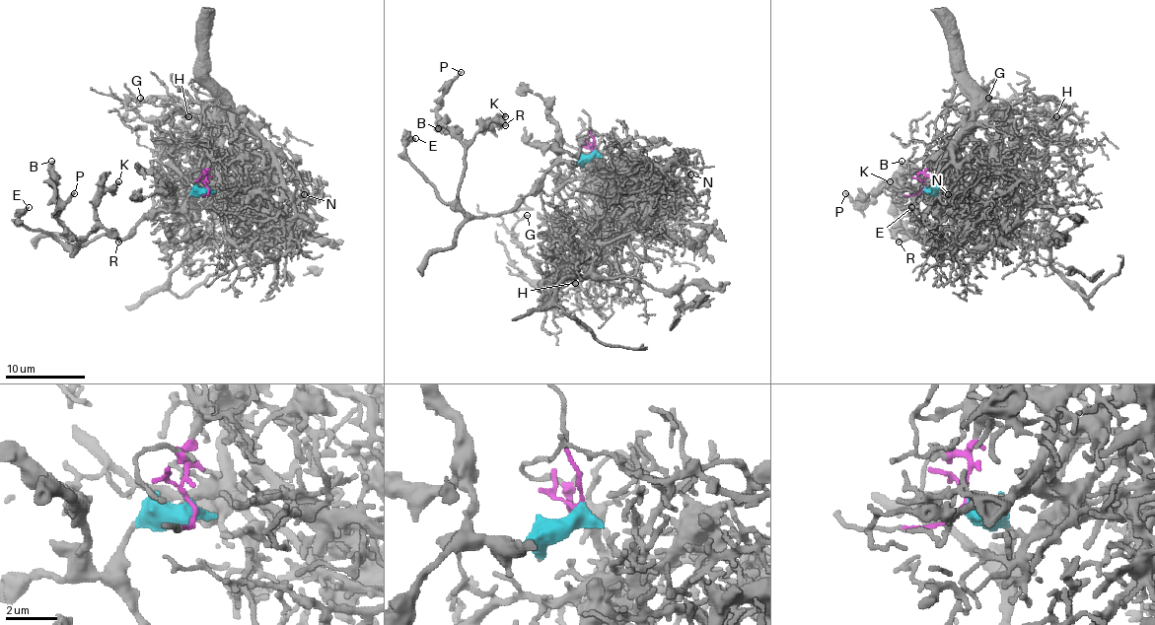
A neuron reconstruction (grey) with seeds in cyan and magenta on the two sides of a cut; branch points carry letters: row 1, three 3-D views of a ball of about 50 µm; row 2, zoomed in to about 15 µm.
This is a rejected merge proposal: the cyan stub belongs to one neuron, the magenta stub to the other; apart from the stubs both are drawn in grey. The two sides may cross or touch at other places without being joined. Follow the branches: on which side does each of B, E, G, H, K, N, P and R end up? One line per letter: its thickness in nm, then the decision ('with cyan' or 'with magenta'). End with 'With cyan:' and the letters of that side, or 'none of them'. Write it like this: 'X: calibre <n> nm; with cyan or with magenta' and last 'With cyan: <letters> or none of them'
B: calibre 460 nm; with cyan
E: calibre 360 nm; with cyan
G: calibre 130 nm; with magenta
H: calibre 110 nm; with magenta
K: calibre 300 nm; with cyan
N: calibre 190 nm; with magenta
P: calibre 200 nm; with cyan
R: calibre 280 nm; with cyan
With cyan: B, E, K, P, R

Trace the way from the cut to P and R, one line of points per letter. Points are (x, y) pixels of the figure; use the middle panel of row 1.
P: (594, 150), (555, 164), (510, 212), (469, 216), (458, 193), (464, 144), (438, 113), (462, 72)
R: (594, 150), (575, 164), (555, 164), (510, 212), (469, 216), (458, 193), (466, 148), (489, 121), (505, 125)

